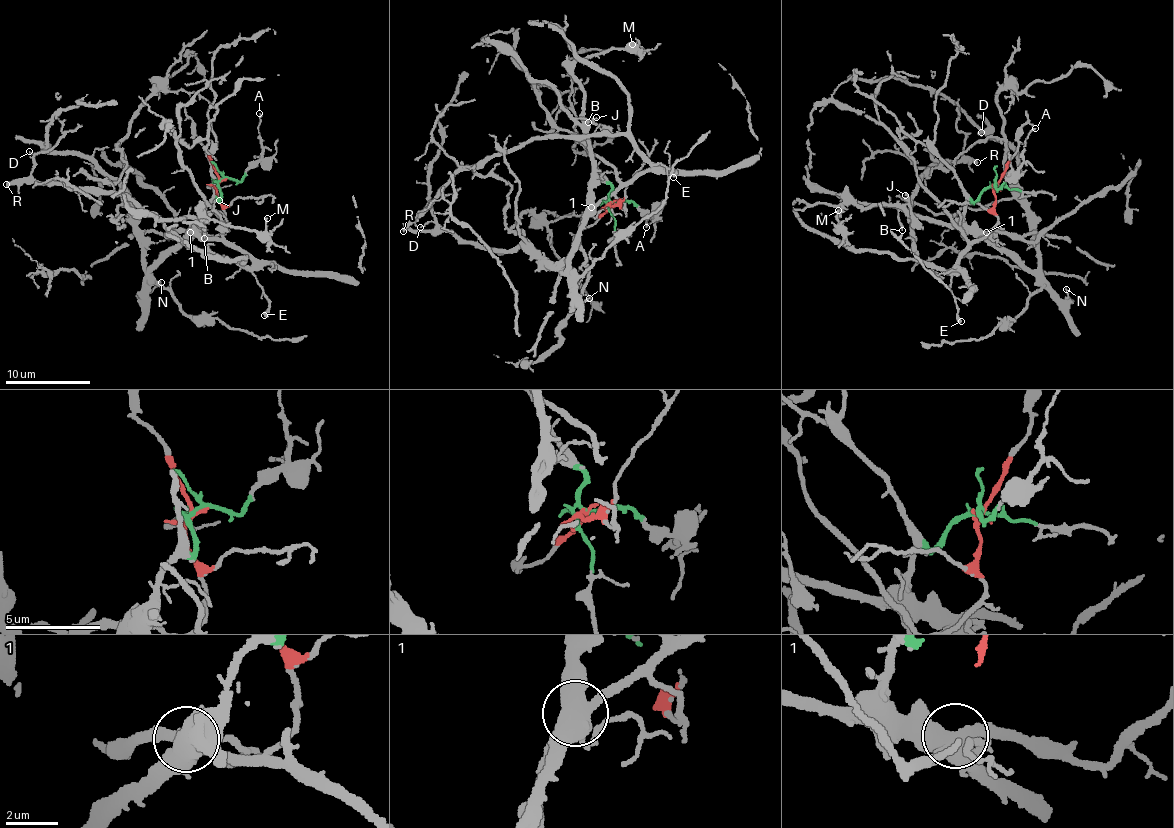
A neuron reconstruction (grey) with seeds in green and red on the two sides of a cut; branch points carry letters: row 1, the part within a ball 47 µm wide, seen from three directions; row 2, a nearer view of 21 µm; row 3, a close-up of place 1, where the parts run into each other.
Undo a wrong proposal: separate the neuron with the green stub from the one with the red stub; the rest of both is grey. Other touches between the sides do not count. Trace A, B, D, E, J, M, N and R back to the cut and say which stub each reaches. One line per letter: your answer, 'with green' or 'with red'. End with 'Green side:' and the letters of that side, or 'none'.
A: with green
B: with green
D: with green
E: with red
J: with green
M: with green
N: with green
R: with red
Green side: A, B, D, J, M, N

